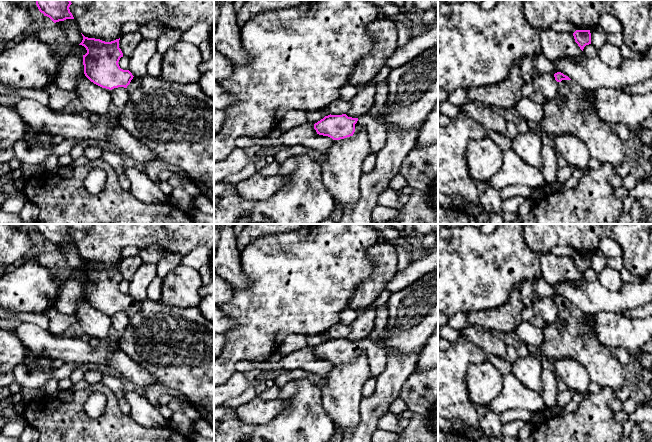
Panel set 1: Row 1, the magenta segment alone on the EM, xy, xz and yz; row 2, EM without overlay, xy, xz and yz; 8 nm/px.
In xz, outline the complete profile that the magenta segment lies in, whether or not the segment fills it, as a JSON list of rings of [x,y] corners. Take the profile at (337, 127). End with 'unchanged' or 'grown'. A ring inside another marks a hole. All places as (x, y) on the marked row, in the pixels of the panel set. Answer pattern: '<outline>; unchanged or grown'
[[[385,105],[380,111],[380,117],[375,118],[371,111],[359,118],[342,115],[328,115],[314,124],[317,134],[328,136],[333,140],[344,139],[356,135],[362,129],[367,133],[372,154],[376,155],[384,148],[387,142],[387,135],[390,129],[397,132],[399,136],[404,132],[391,126],[387,121],[389,108]]]; grown

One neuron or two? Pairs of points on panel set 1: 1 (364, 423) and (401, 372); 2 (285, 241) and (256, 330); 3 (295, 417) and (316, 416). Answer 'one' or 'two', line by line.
1: one
2: one
3: one

